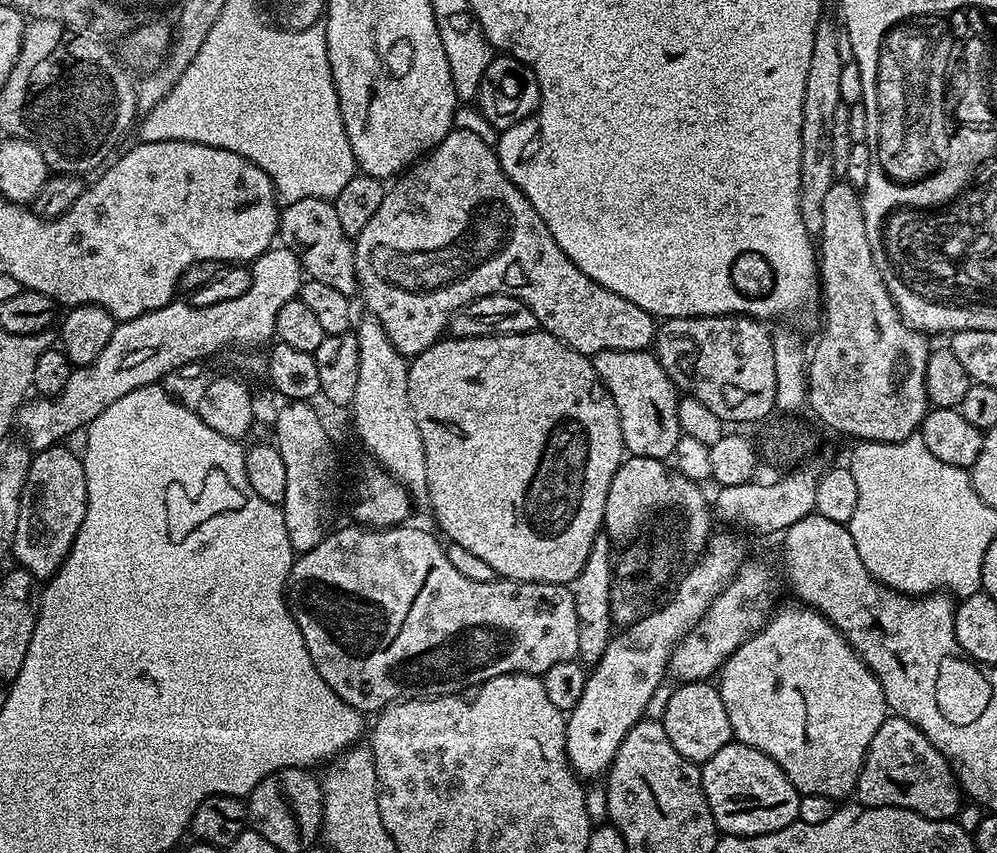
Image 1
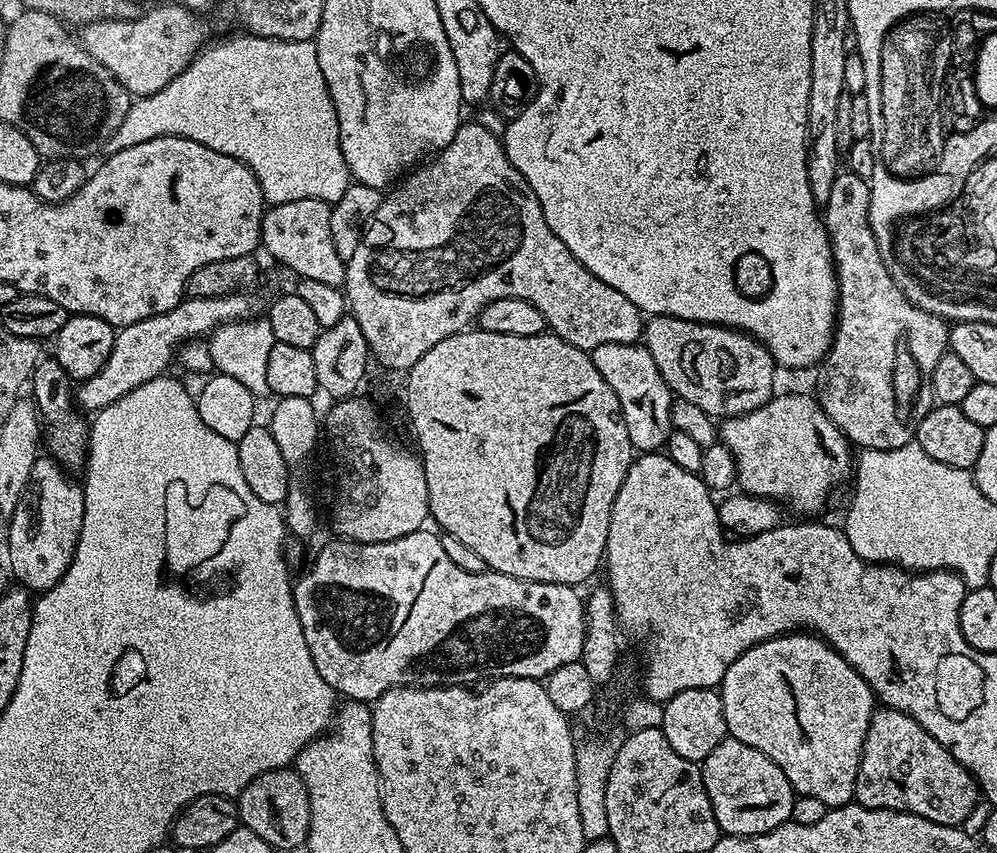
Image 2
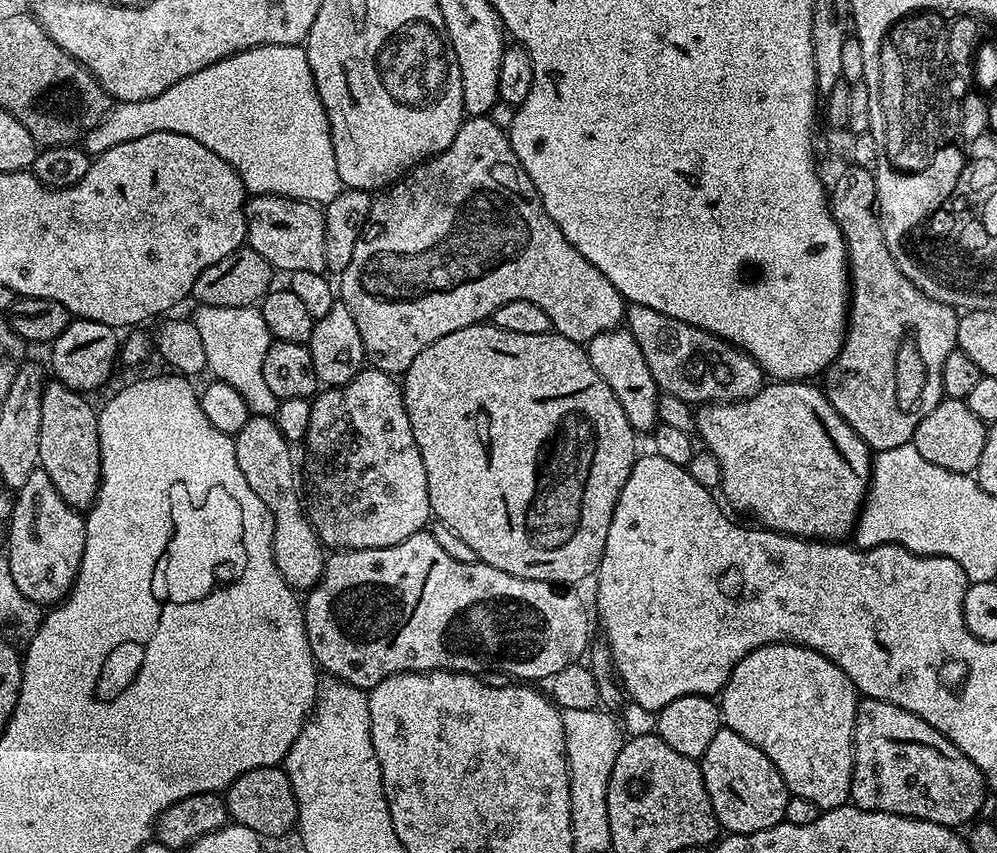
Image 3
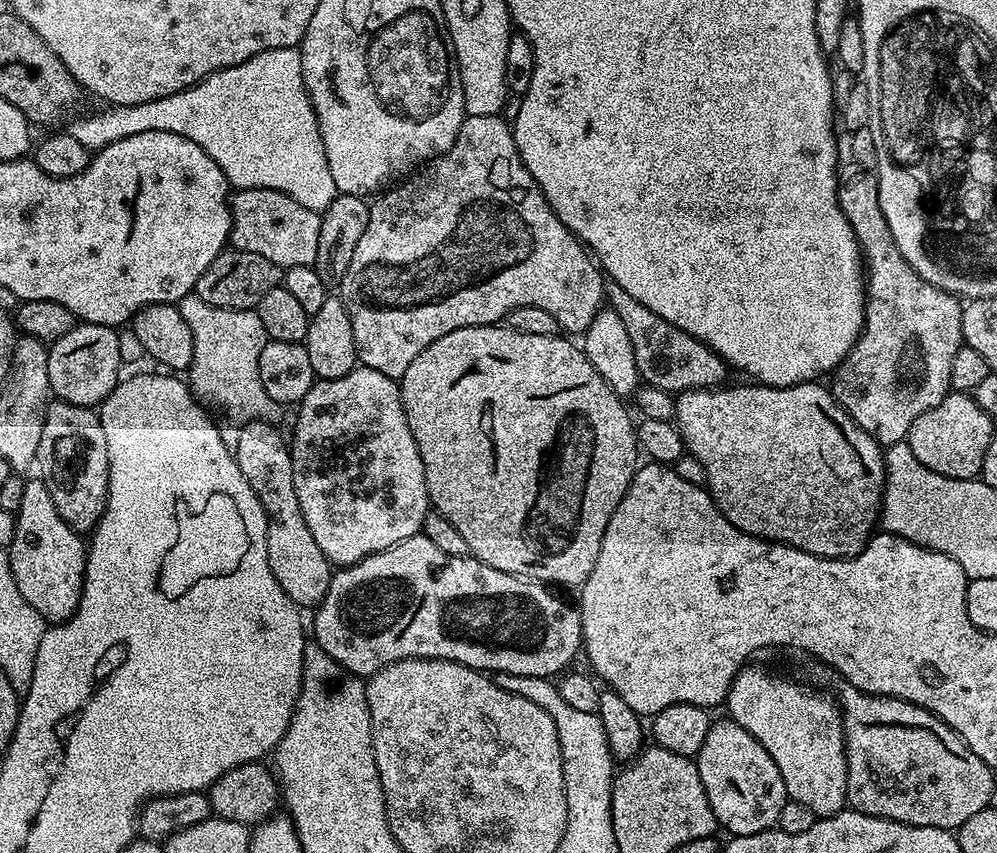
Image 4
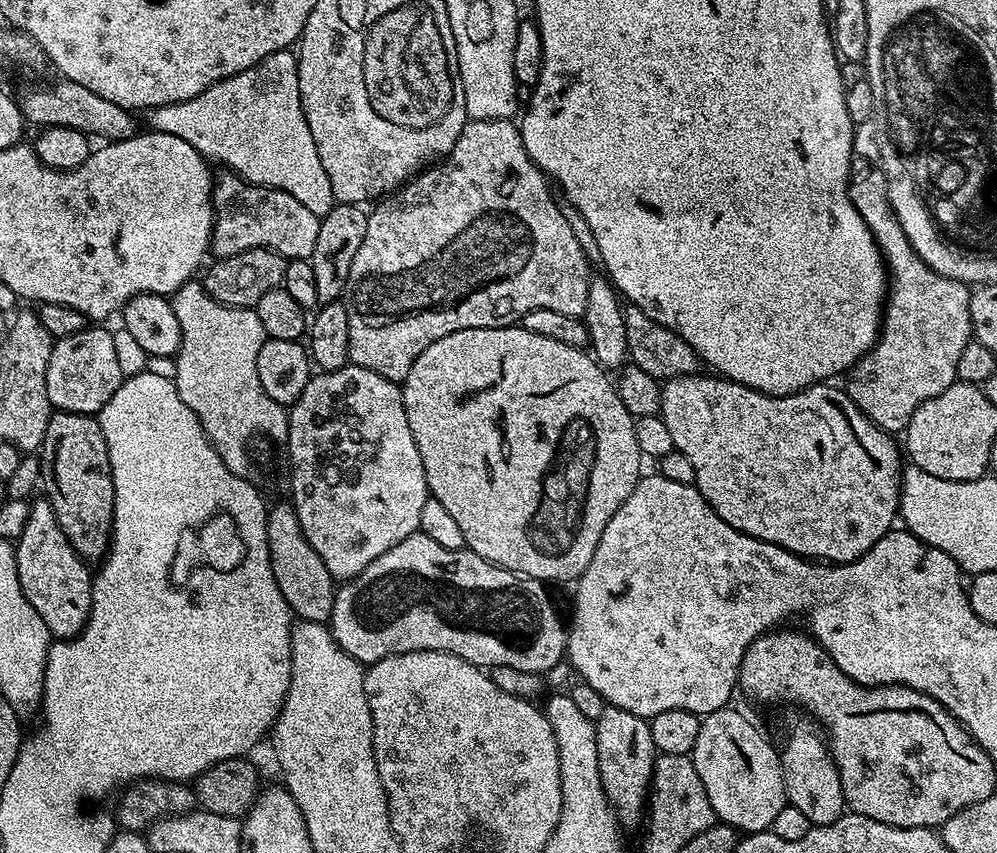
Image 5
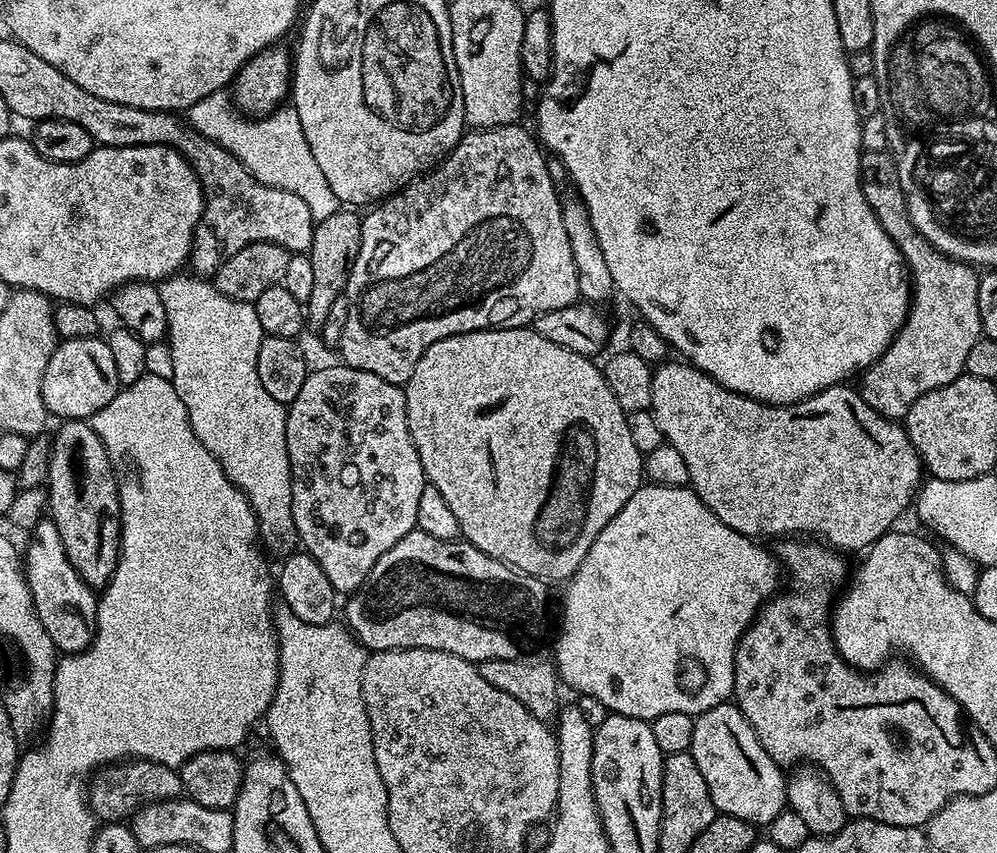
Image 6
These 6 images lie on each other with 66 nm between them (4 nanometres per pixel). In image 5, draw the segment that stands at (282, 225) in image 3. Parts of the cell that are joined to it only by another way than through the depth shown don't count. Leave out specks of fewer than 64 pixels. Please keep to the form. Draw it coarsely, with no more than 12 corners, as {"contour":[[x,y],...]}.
{"contour":[[215,177],[210,252],[314,254],[321,217],[281,188]]}

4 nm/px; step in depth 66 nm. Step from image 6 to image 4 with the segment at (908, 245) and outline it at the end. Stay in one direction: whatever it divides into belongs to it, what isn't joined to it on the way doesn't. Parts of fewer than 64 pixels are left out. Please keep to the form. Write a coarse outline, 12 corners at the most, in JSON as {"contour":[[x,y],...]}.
{"contour":[[845,164],[864,328],[830,391],[879,444],[949,394],[960,297],[906,262],[875,171]]}

